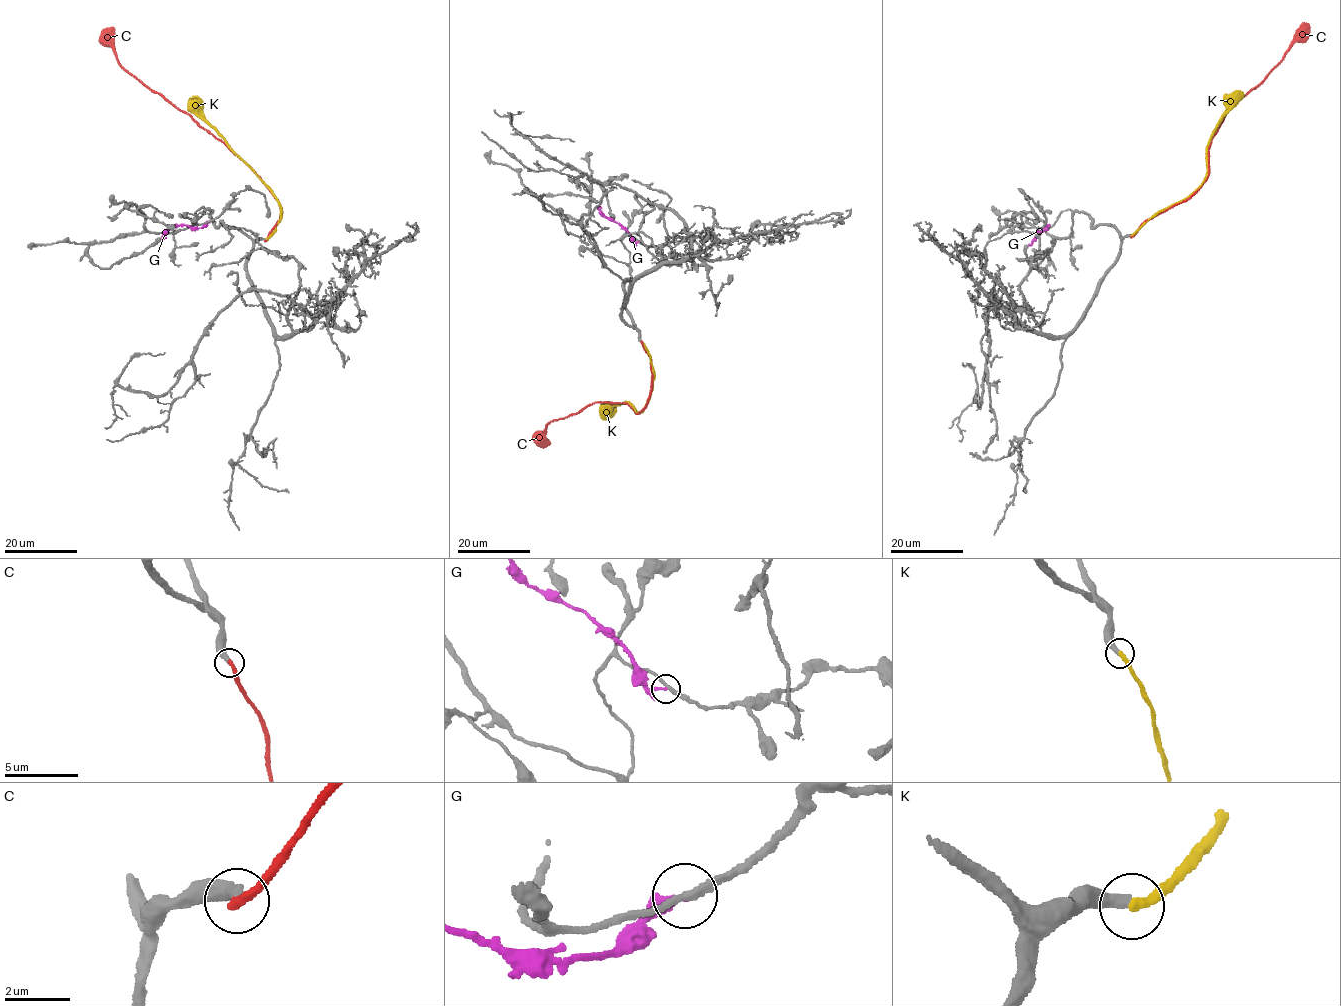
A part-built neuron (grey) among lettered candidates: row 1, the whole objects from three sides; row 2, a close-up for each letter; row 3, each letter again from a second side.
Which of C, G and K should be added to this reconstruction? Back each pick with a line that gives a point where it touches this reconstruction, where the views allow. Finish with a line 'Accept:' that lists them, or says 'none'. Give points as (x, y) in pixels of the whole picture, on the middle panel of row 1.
K: meets grey at (642, 342)
Accept: K

